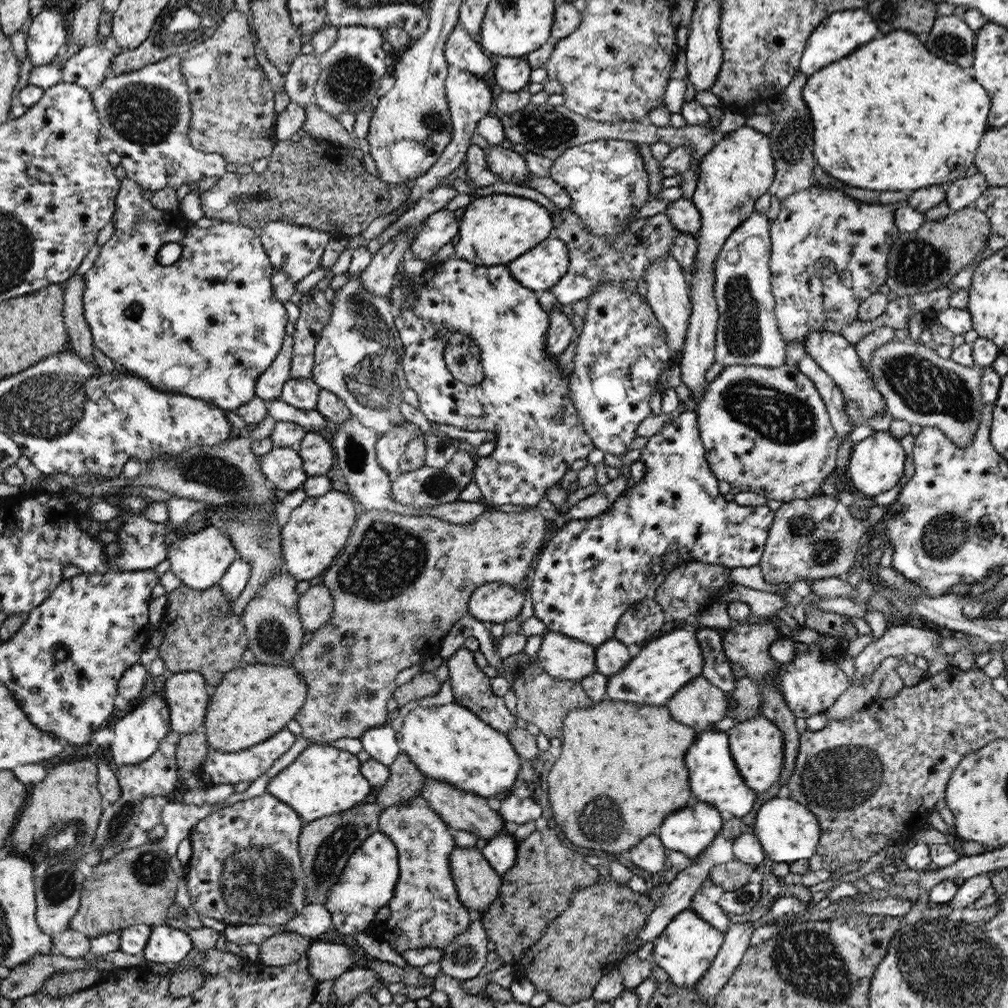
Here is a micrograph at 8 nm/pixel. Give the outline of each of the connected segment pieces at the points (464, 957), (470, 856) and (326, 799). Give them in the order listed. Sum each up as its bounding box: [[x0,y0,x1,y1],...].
[[439,917,489,981],[450,846,501,912],[265,744,370,825]]

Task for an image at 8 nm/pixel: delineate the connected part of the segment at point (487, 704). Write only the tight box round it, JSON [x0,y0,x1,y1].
[445,646,516,736]

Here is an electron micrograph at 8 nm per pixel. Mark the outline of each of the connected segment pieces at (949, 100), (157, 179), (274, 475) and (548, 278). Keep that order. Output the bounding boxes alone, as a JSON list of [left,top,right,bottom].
[[803,30,991,190],[94,55,226,190],[258,446,308,492],[507,238,571,294]]

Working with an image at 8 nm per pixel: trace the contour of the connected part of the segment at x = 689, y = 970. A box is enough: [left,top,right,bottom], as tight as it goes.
[652,910,724,987]

